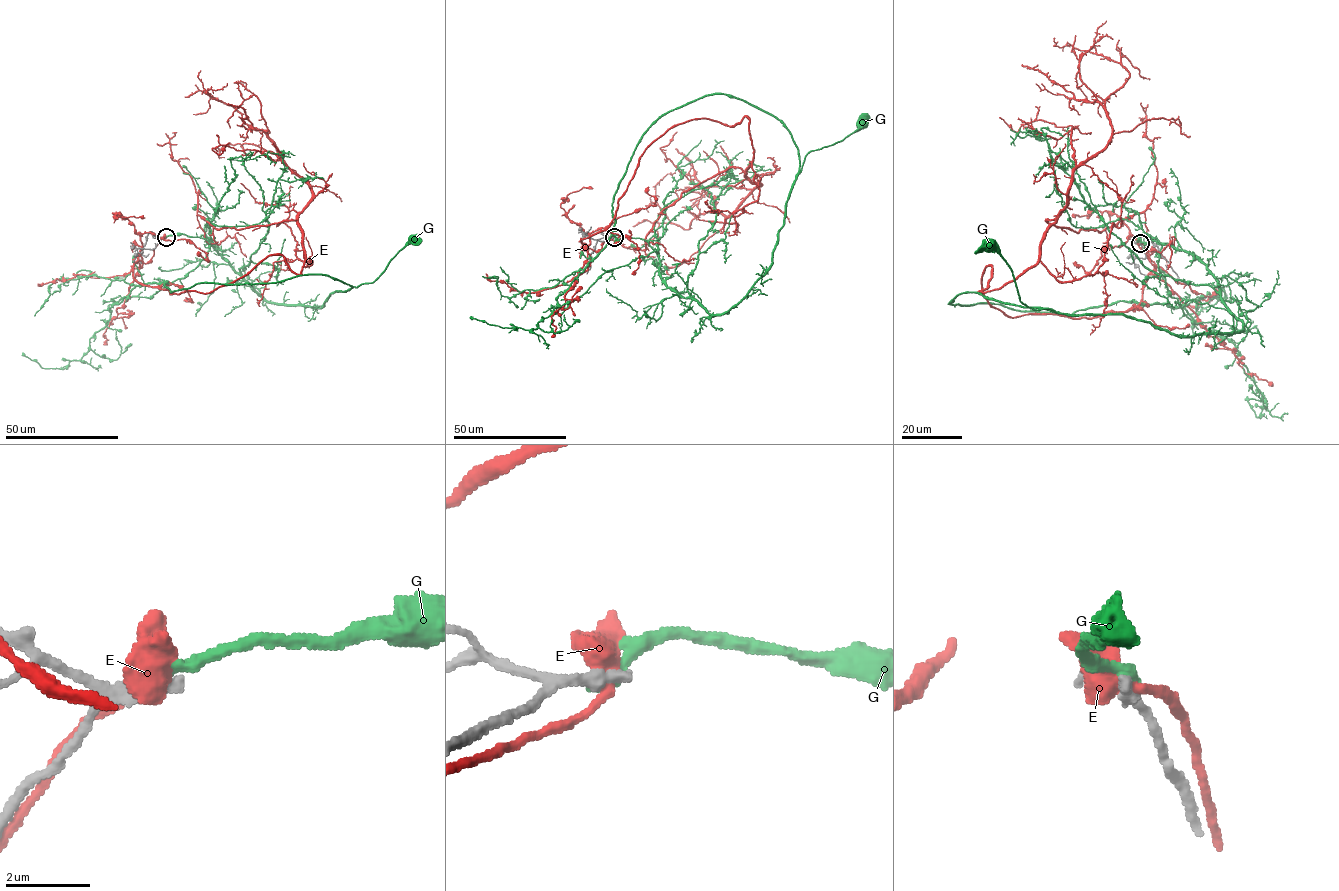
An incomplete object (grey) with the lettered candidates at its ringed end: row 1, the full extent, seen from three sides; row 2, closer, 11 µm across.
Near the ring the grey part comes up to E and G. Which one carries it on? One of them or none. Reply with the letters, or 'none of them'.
none of them

